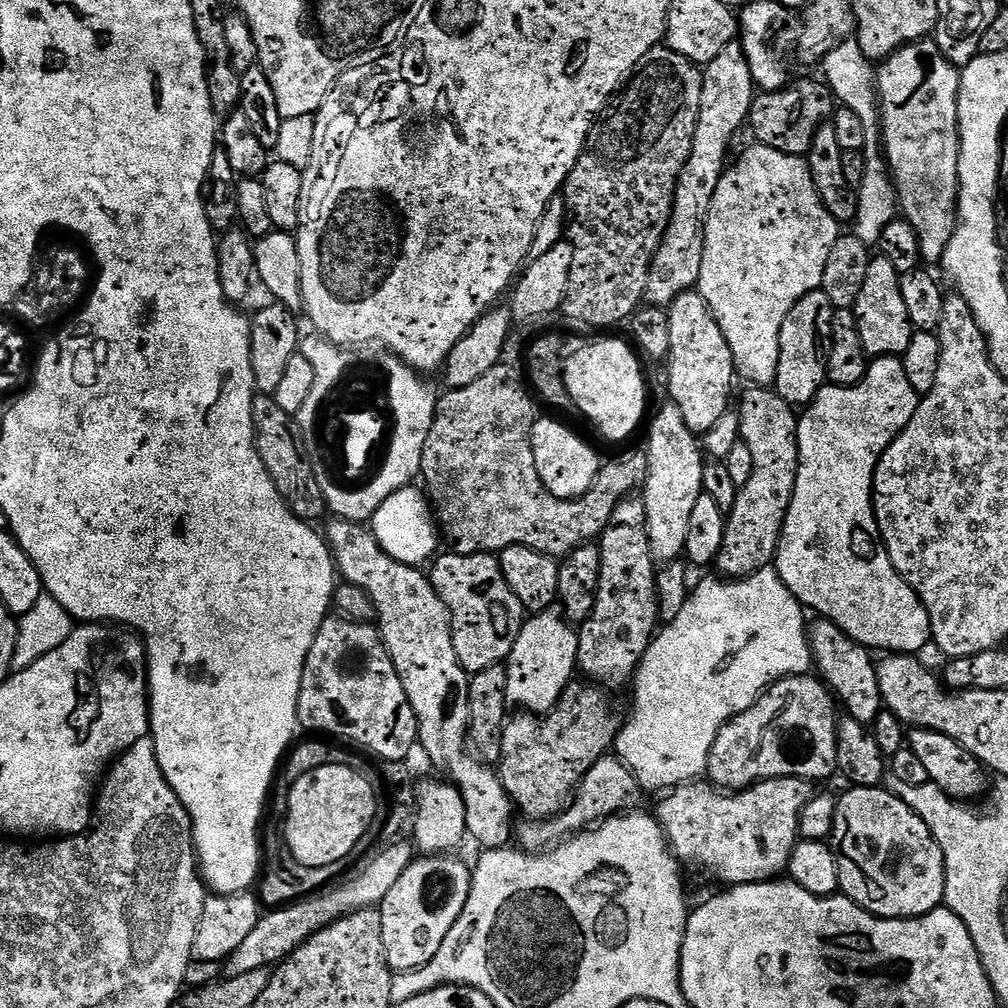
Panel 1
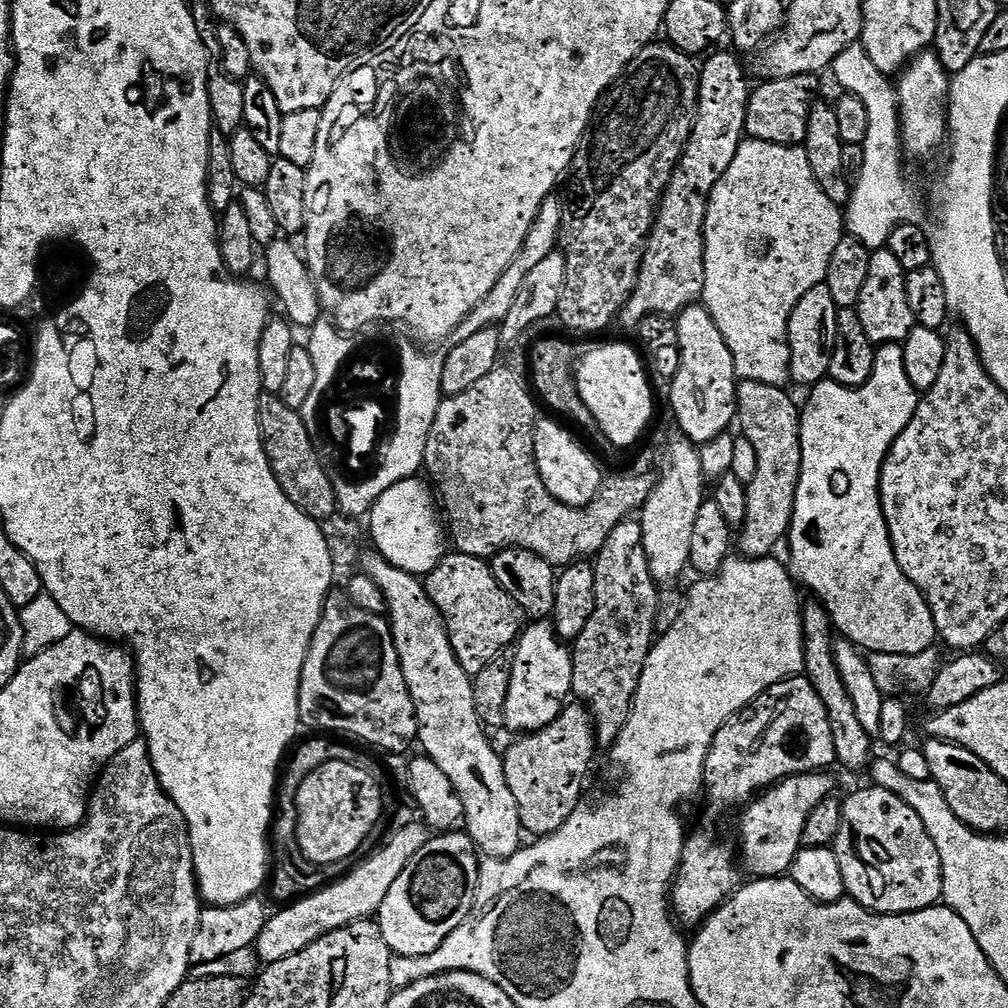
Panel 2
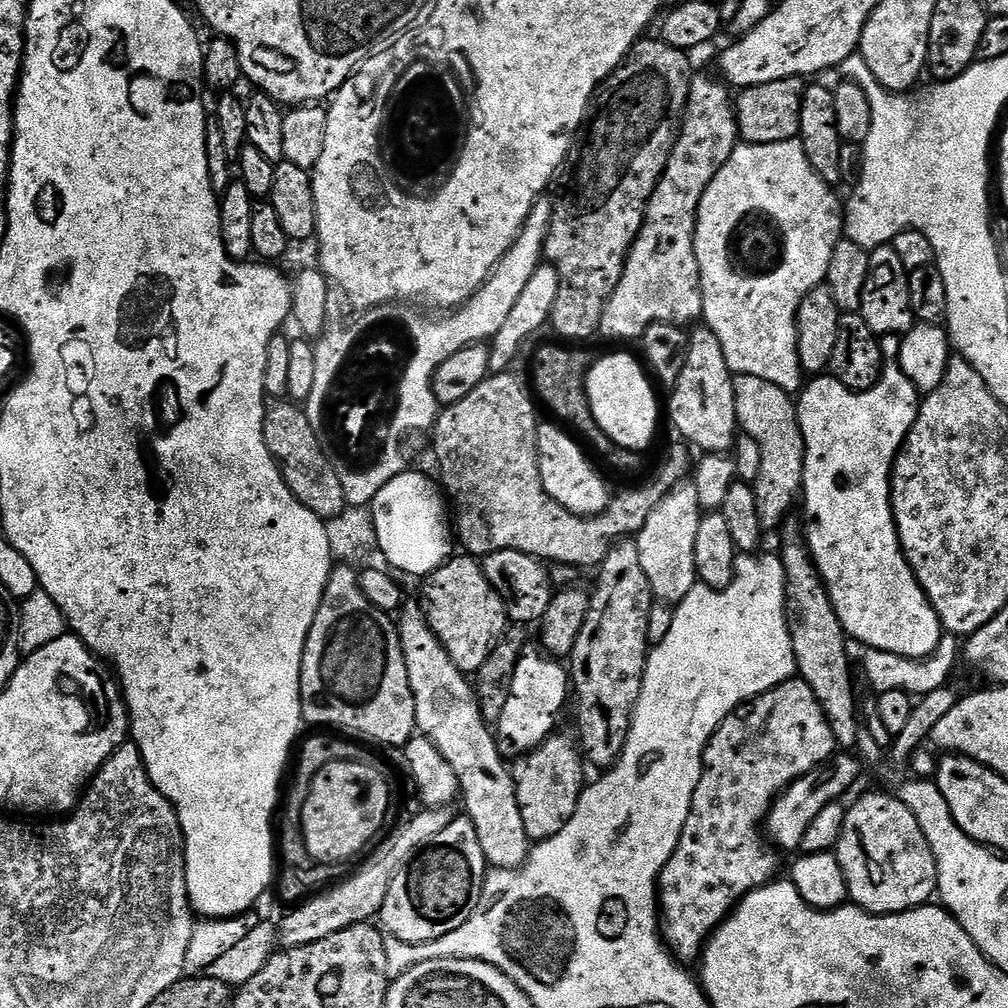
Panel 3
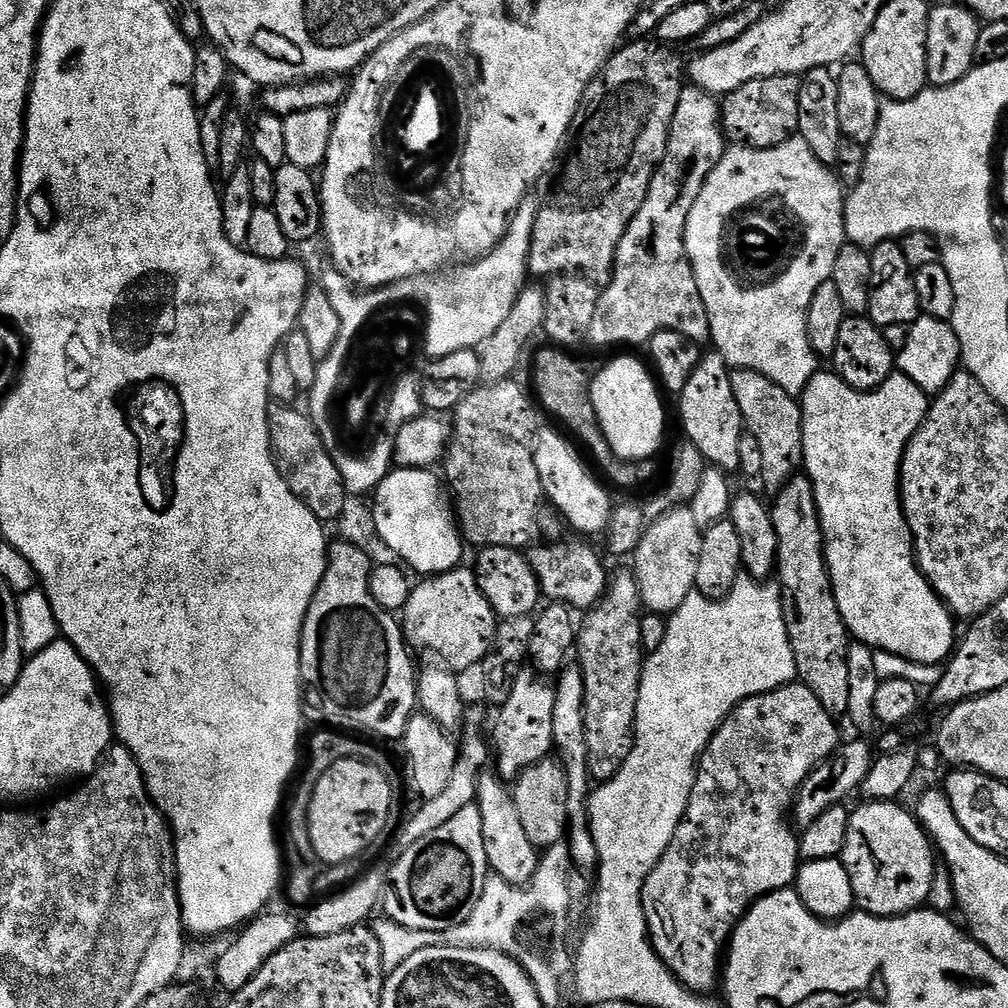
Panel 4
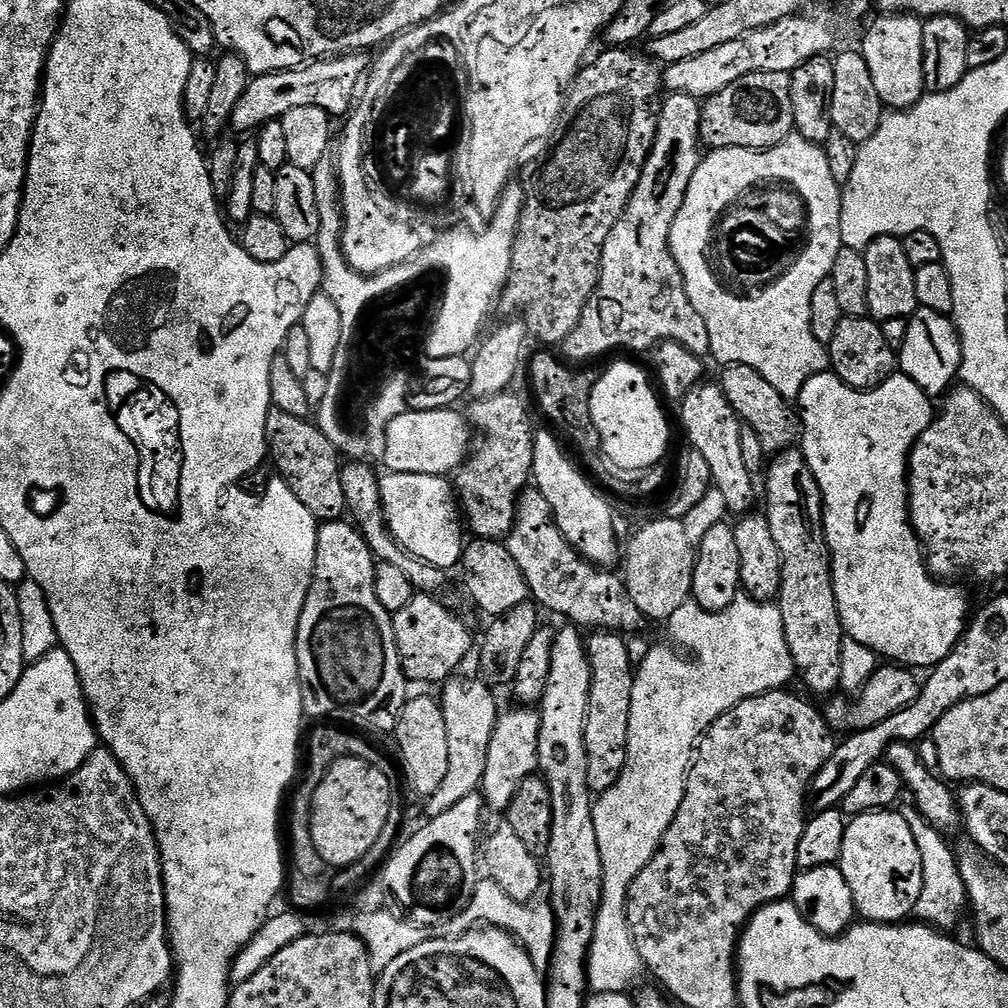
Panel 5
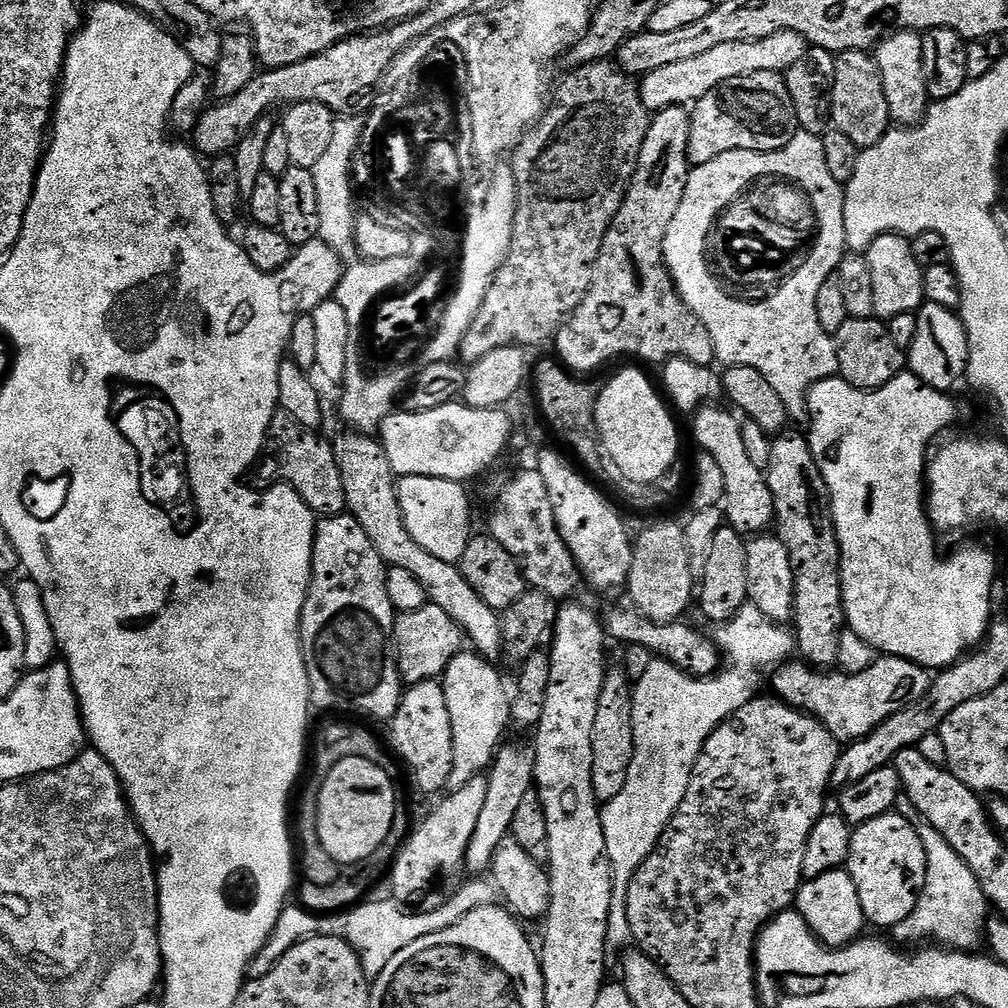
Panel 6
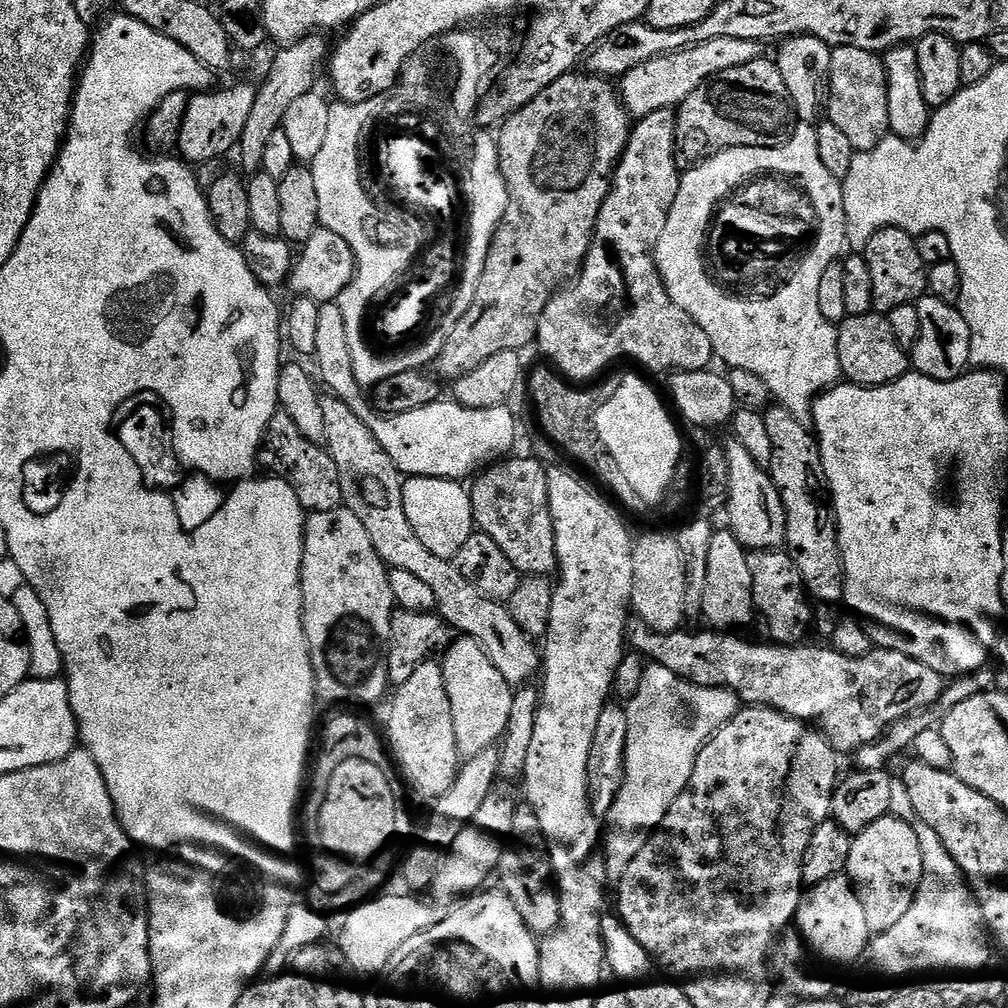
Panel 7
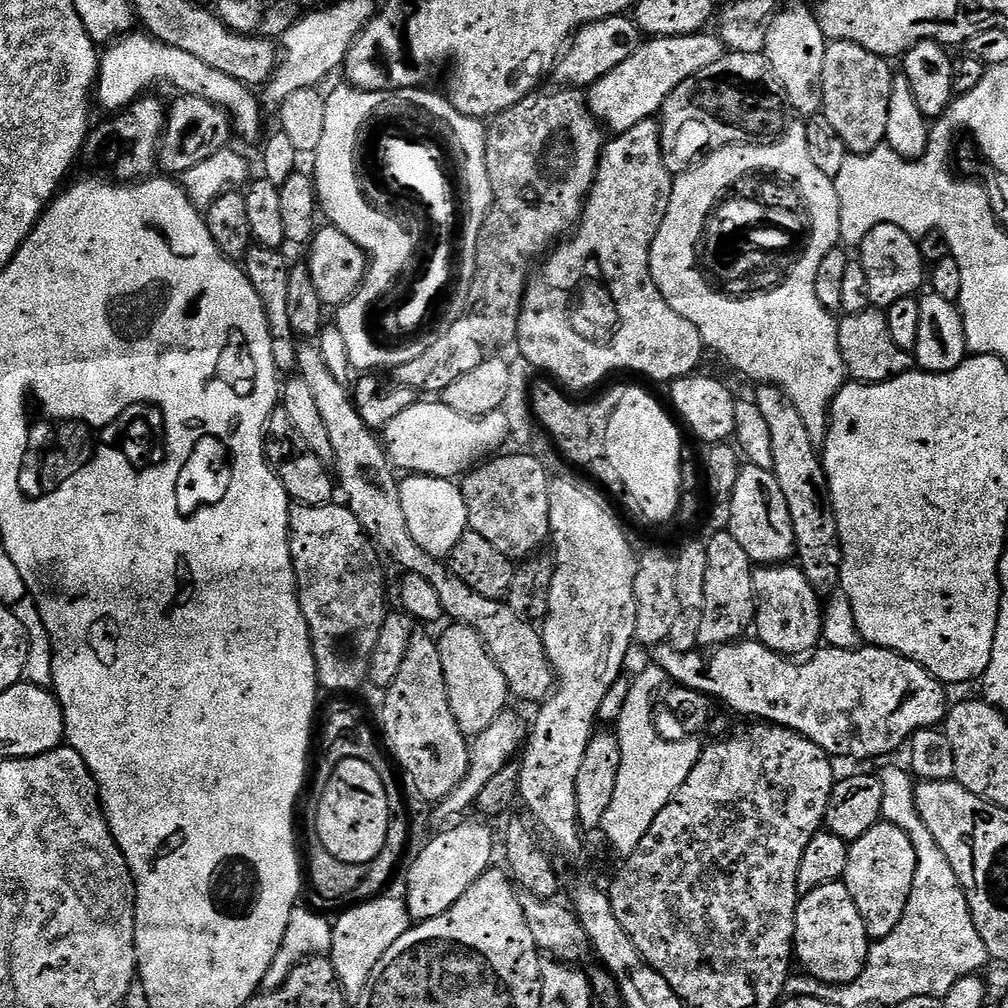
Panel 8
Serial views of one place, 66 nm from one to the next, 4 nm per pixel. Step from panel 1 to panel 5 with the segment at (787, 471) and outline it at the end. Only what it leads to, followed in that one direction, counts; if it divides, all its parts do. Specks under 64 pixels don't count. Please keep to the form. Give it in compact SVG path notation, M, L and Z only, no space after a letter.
M729 364L721 372L724 373L718 377L720 388L741 421L752 428L754 434L758 434L765 454L785 452L801 439L802 425L797 409L786 398L782 398L782 394L778 394L778 390L774 390L774 386L770 386L770 382L766 382L766 378L754 370L754 366Z

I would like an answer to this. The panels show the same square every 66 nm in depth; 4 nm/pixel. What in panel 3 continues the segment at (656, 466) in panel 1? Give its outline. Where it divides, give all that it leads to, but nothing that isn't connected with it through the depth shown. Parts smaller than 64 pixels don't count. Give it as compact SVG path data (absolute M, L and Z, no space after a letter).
M695 483L680 484L646 518L646 526L636 533L634 539L638 546L638 558L650 582L653 597L660 602L677 604L698 582L696 575L696 543L702 519L702 509L698 502Z

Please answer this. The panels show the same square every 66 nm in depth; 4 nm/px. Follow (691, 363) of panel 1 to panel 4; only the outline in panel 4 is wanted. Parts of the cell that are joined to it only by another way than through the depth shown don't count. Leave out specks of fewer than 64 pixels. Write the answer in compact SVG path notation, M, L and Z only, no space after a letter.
M712 350L710 354L701 355L698 366L678 394L680 400L680 424L684 427L687 443L702 450L705 461L713 468L722 468L732 474L739 469L738 446L746 434L742 410L734 402L734 386L728 363L720 353Z

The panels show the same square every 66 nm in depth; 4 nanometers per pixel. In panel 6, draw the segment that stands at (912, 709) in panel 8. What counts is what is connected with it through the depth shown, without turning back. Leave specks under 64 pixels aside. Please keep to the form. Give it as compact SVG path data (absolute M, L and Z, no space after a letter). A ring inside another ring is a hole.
M627 594L621 595L621 600L608 604L602 612L602 626L609 637L621 640L621 645L646 646L653 657L673 664L678 670L687 672L690 676L714 676L722 667L722 652L717 641L712 640L704 632L695 632L685 622L659 624L654 622L635 605ZM881 655L861 672L817 670L807 662L799 663L784 664L780 669L777 667L771 673L771 691L784 703L815 716L822 726L826 726L826 730L830 730L837 742L861 740L882 722L886 722L886 718L922 699L934 679L929 669L903 660L900 656Z

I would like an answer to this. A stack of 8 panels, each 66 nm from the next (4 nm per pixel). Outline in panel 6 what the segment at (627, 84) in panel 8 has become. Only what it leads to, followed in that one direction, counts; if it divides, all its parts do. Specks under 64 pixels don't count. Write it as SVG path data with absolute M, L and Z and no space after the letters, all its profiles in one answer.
M793 32L770 34L770 38L750 42L722 42L722 46L706 54L697 54L695 58L683 62L673 62L671 66L658 66L658 70L648 72L639 81L640 96L653 113L661 112L664 108L692 106L730 78L742 78L759 72L783 74L794 62L798 62L798 58L802 58L805 50L806 41Z

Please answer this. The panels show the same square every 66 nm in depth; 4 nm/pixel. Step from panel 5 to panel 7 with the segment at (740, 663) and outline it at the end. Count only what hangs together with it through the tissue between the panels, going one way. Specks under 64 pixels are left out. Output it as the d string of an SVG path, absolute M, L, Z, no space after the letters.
M649 663L638 694L627 701L626 778L606 817L606 863L609 877L619 878L638 854L642 843L636 832L651 833L666 818L670 806L690 782L702 746L740 711L742 701L728 688L699 688L670 674L666 666Z

